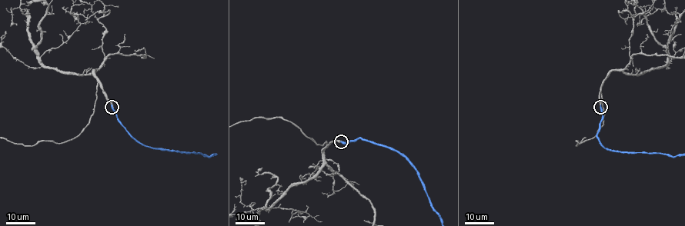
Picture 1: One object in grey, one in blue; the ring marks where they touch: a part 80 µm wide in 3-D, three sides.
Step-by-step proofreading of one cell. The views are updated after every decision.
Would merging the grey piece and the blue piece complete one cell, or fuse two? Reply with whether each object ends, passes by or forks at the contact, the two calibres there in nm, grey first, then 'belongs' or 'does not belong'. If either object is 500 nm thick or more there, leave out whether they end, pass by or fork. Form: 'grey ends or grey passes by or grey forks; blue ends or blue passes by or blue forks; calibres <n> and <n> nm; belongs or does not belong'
grey ends; blue ends; calibres 320 and 420 nm; belongs

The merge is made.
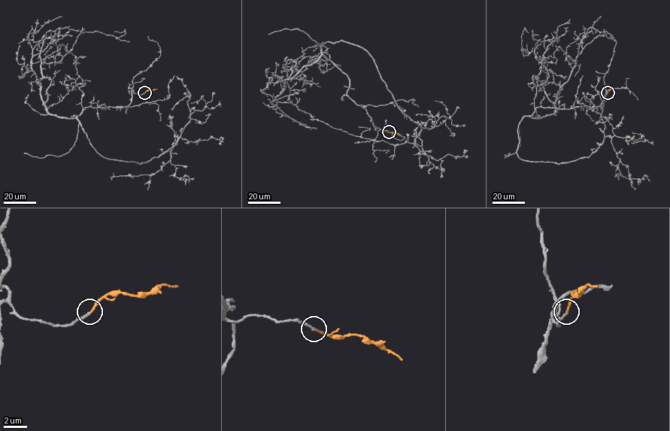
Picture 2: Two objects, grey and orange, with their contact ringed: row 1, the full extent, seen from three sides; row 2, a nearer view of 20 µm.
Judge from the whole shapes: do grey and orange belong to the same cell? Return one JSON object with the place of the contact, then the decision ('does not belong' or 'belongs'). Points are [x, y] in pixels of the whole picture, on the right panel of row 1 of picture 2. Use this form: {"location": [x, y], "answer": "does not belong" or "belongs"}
{"location": [607, 92], "answer": "belongs"}

